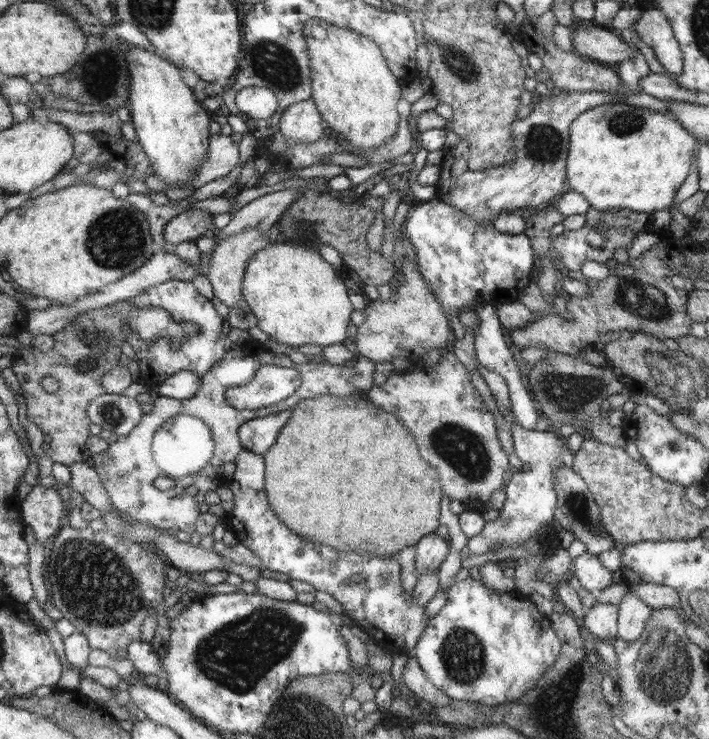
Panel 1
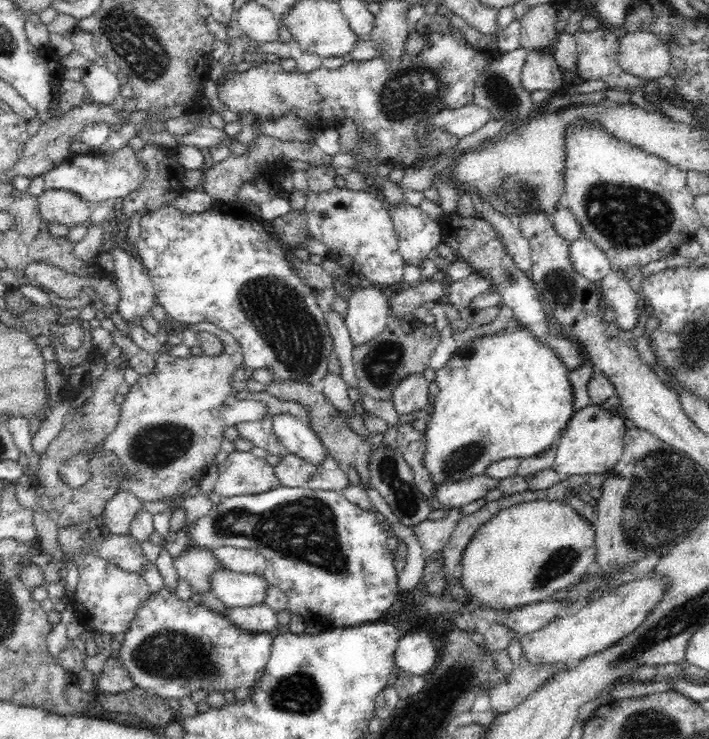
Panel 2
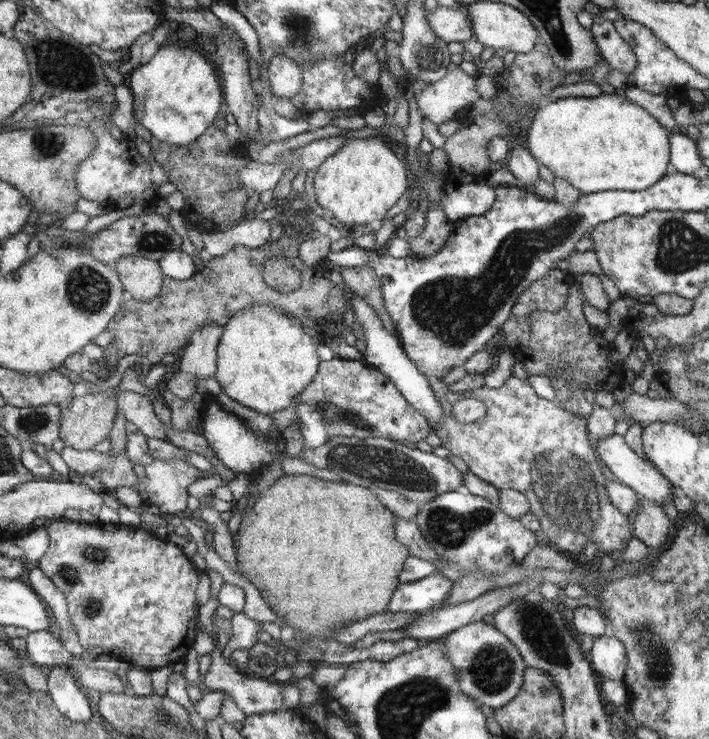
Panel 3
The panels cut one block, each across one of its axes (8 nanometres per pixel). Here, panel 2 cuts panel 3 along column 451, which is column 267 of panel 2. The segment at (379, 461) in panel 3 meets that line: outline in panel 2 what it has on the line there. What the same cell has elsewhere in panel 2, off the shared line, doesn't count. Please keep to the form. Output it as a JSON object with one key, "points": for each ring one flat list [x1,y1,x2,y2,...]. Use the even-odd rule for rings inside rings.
{"points":[[235,451,218,465,218,479,213,491,222,498,232,498,240,495,262,494,269,490,280,488,280,479,276,477,275,467,265,459,258,458,252,452]]}

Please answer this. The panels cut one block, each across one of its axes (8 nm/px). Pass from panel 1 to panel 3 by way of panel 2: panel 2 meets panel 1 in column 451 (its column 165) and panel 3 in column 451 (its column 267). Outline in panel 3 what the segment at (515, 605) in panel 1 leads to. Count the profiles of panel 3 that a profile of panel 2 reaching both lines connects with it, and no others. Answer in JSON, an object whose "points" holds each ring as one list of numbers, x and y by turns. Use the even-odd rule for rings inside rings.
{"points":[[484,621,474,622,447,634,440,641,446,656,454,664,454,670,458,670,456,675,462,691,470,695,470,698,478,700,489,711,502,708,520,692,524,668,528,664,522,658,517,646,496,627]]}

